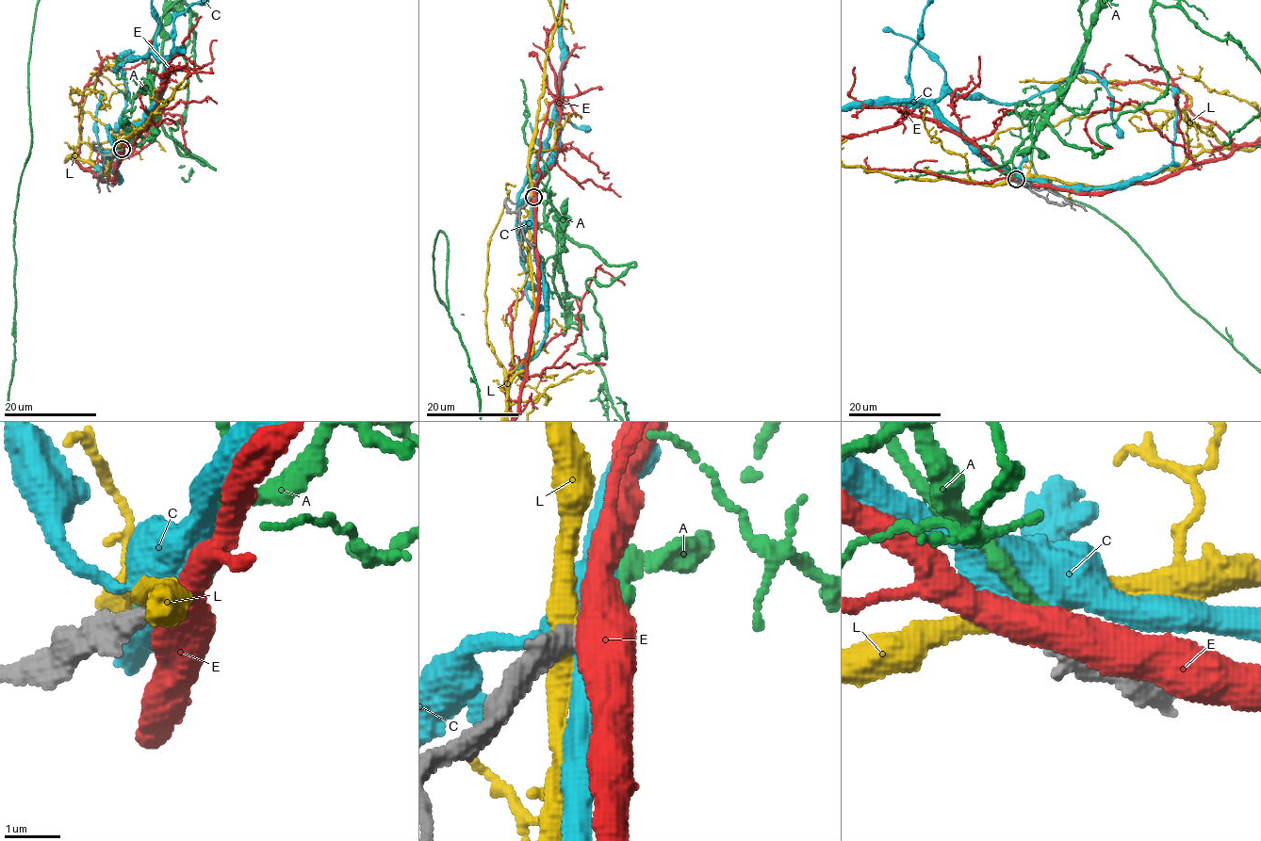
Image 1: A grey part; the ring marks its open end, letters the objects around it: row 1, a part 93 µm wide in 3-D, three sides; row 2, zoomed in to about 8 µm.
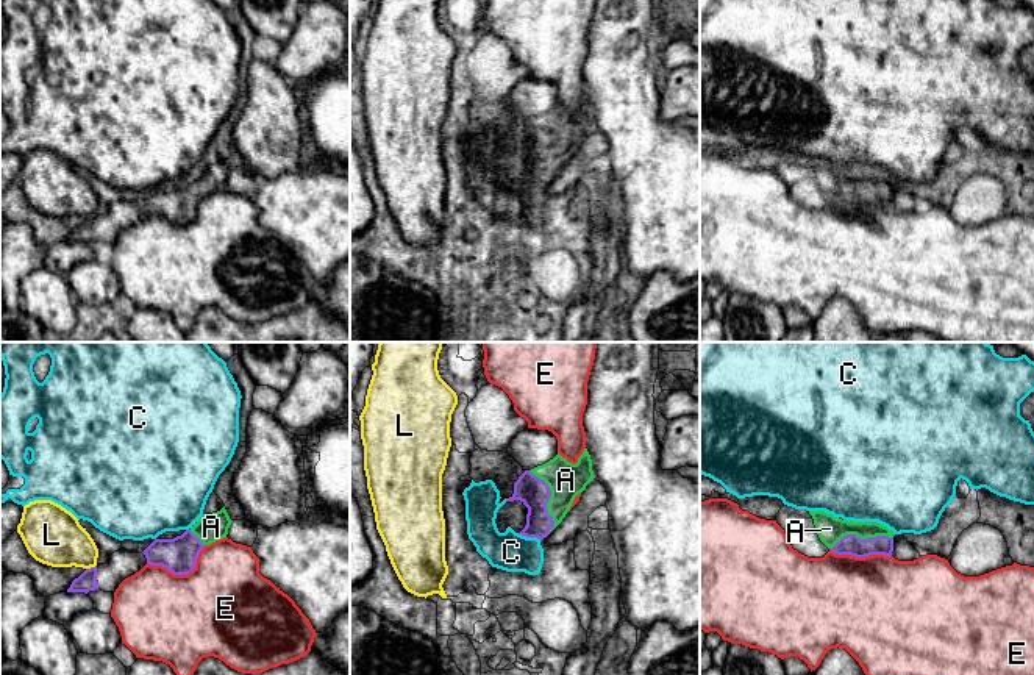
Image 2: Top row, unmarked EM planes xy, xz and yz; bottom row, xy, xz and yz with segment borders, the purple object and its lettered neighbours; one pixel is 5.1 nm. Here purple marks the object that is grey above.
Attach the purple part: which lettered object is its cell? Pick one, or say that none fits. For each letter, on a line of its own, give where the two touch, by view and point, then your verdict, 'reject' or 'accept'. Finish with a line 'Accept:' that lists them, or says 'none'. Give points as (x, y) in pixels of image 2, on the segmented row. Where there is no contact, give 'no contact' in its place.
A: contact xz (549, 499); accept
C: contact xz (528, 536); reject
E: contact xy (181, 574); reject
L: contact xy (91, 567); reject
Accept: A

